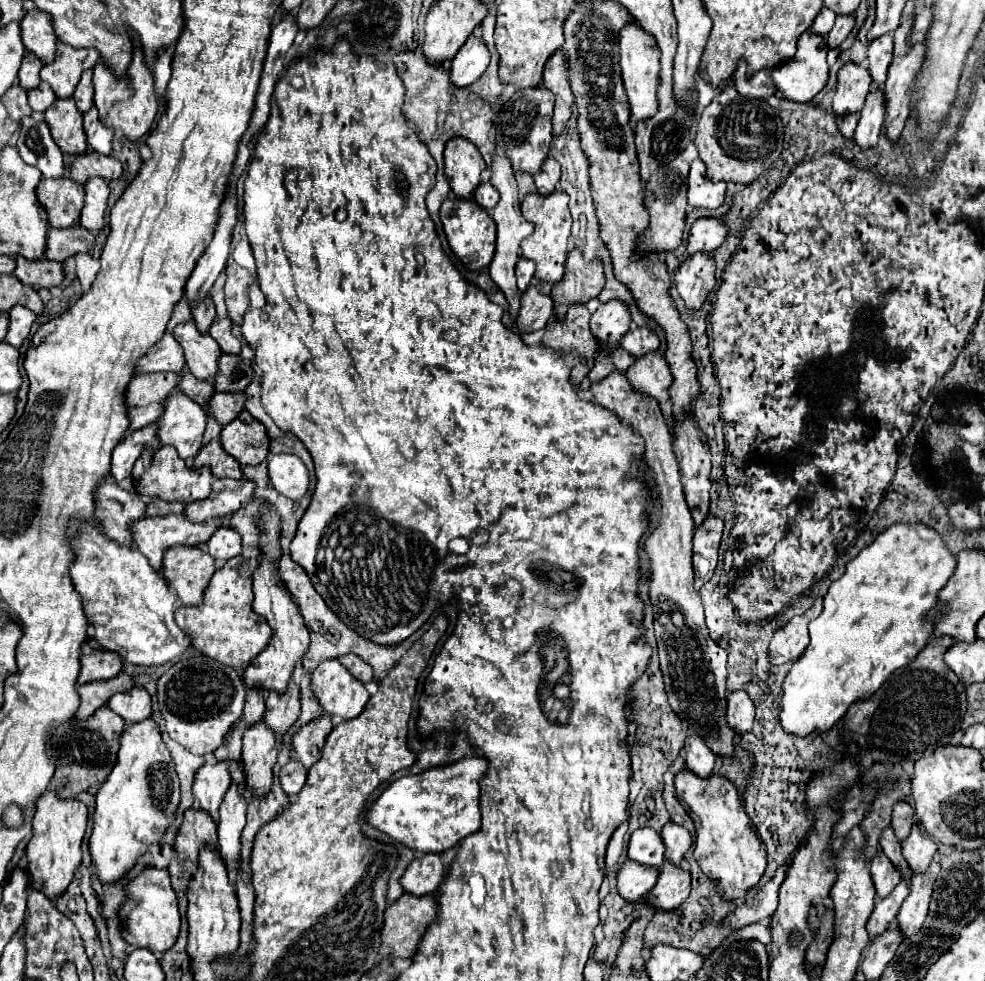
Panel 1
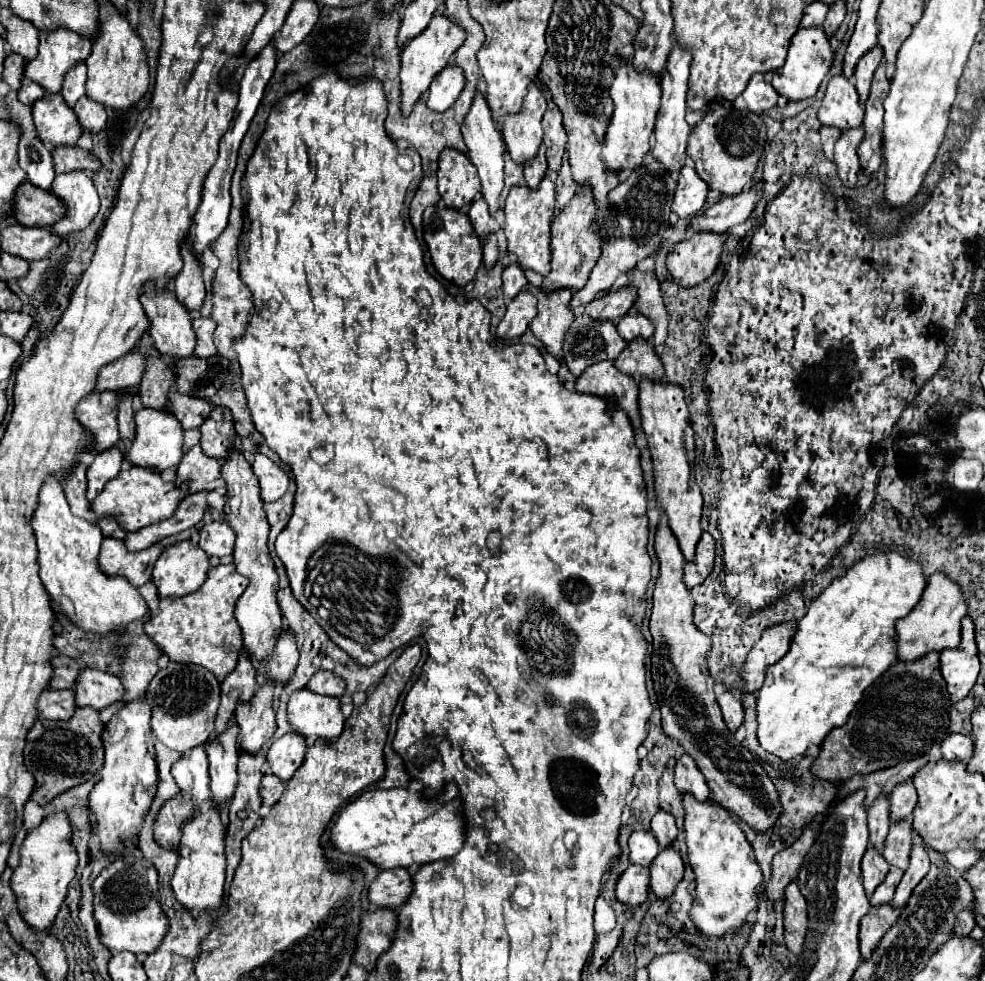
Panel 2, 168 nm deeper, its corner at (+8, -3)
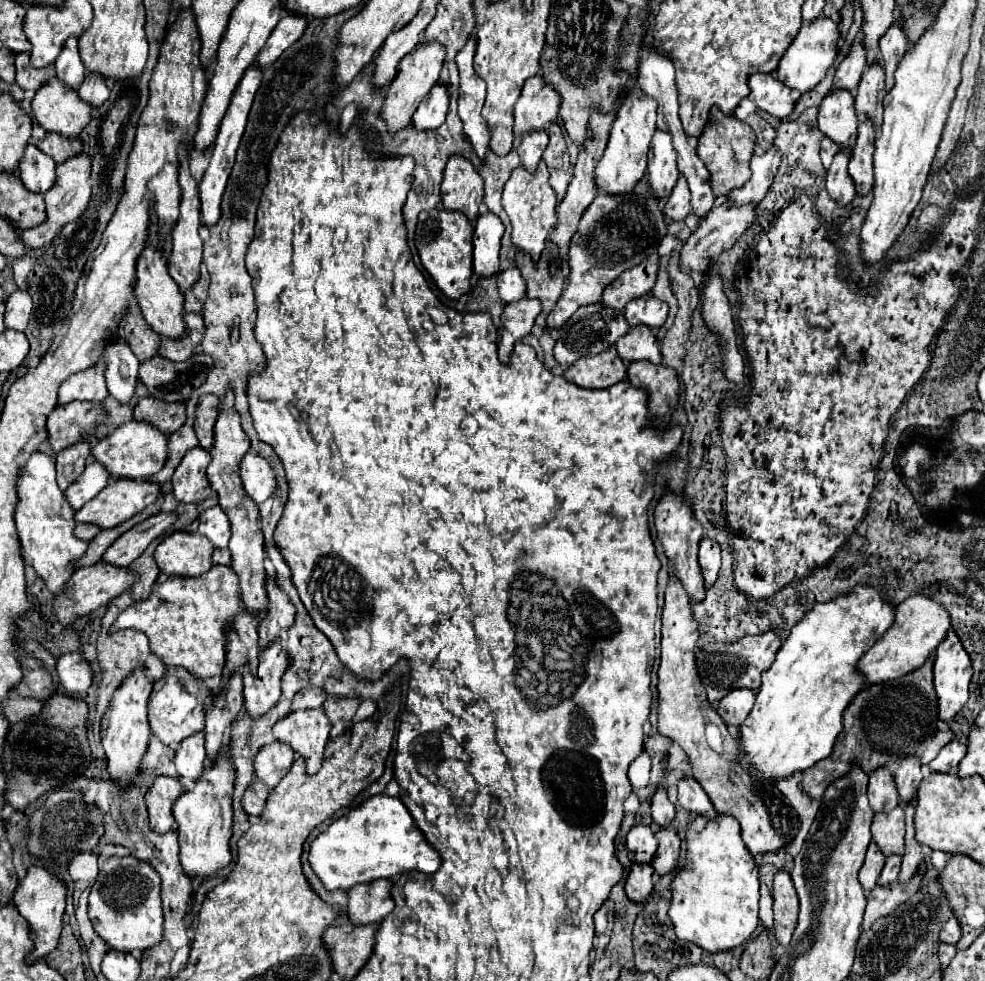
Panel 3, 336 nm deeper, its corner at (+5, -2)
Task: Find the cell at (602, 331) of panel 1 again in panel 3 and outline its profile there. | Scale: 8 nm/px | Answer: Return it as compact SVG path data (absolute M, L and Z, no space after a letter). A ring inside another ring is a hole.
M652 254L648 260L626 270L626 274L620 274L612 284L608 284L602 294L602 304L612 310L624 310L624 306L630 300L648 296L650 290L654 288L656 272L658 272L658 256Z

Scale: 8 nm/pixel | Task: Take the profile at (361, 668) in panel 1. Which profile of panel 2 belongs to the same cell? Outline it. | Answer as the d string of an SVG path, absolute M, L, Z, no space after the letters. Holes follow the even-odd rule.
M317 671L309 683L305 685L309 691L319 693L319 695L329 695L329 697L341 697L345 693L345 683L337 675L331 675L327 671Z

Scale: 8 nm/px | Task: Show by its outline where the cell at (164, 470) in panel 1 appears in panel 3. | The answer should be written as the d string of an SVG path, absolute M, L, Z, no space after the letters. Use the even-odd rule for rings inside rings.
M118 478L96 498L76 512L78 522L96 522L100 528L114 528L158 502L160 484L150 480Z

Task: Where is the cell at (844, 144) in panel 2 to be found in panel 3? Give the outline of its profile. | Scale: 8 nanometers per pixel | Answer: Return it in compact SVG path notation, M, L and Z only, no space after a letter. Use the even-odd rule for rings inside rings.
M842 146L840 152L834 156L834 162L826 174L826 190L828 190L830 198L842 206L848 204L856 196L854 180L850 178L848 170L846 170L848 162L850 162L850 148Z

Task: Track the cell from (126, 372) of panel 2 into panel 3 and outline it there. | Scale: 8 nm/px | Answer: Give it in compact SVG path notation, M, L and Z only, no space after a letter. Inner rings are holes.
M96 364L88 370L70 376L58 392L58 404L68 404L72 400L88 400L88 402L102 402L108 398L106 380L104 380L104 366Z

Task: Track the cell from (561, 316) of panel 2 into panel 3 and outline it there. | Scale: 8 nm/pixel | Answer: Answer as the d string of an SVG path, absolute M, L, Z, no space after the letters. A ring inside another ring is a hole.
M548 240L546 250L542 252L542 258L538 262L532 262L532 258L526 252L518 252L518 258L516 258L516 266L520 268L520 272L526 280L526 288L528 288L526 296L528 298L538 296L538 300L542 302L542 312L536 318L536 324L542 326L544 332L550 332L550 328L546 326L546 316L550 314L550 310L554 310L554 306L564 290L562 270L558 270L554 276L548 272L550 262L560 262L558 258L552 258L552 256L558 256L558 250Z

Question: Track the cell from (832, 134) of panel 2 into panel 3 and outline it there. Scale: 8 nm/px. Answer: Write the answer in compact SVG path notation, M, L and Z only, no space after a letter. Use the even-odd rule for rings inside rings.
M824 138L822 140L822 150L820 150L820 156L822 156L822 164L824 164L824 168L828 168L830 164L832 164L832 158L834 158L834 154L838 152L838 144L834 144L834 140L828 140L828 138Z

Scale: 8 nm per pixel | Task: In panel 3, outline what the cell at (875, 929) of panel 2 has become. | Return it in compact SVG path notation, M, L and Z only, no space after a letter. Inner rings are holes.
M922 870L914 876L914 880L910 884L902 886L900 882L894 882L890 886L876 886L868 896L868 906L866 906L862 930L868 930L878 918L894 912L902 902L906 902L918 890L920 876L922 876Z

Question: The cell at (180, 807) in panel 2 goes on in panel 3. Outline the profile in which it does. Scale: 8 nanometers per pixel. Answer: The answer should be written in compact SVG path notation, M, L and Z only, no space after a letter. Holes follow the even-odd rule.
M158 776L156 782L150 786L146 794L148 814L150 814L150 828L158 834L166 834L174 830L174 816L172 806L178 796L184 792L184 786L168 776Z

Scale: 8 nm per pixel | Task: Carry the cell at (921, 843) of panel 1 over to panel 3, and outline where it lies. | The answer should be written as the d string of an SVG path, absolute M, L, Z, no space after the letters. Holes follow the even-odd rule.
M896 806L890 814L876 814L872 822L872 840L880 846L884 856L902 854L904 850L904 808Z

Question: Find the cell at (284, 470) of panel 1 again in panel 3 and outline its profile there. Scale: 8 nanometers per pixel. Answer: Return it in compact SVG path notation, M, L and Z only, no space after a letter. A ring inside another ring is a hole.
M248 452L244 456L240 466L240 476L242 476L244 490L258 504L270 498L270 494L274 494L274 486L278 484L276 474L268 464L268 460L258 456L256 452Z

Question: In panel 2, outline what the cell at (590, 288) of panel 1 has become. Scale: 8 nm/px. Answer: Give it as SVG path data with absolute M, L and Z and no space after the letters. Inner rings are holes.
M583 183L573 199L553 217L551 223L551 273L543 277L543 291L555 291L559 287L579 289L587 283L591 267L599 259L599 223L597 207L593 203L591 185Z

